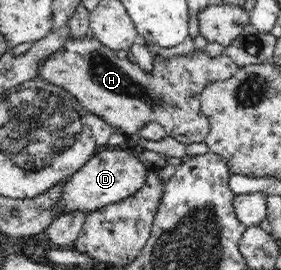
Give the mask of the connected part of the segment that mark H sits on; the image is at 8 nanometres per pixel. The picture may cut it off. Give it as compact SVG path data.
M89 36L84 39L70 39L64 47L49 59L45 59L39 67L39 78L54 83L56 86L66 89L73 97L76 97L86 110L101 116L107 123L116 127L117 131L133 136L143 129L147 123L158 123L167 131L173 139L193 145L203 143L209 131L207 116L200 106L200 95L203 88L211 80L229 79L240 67L226 53L221 55L209 55L206 49L196 49L187 55L171 55L162 59L156 55L152 61L151 69L143 69L139 64L129 59L119 59L115 52L103 46L98 40Z

